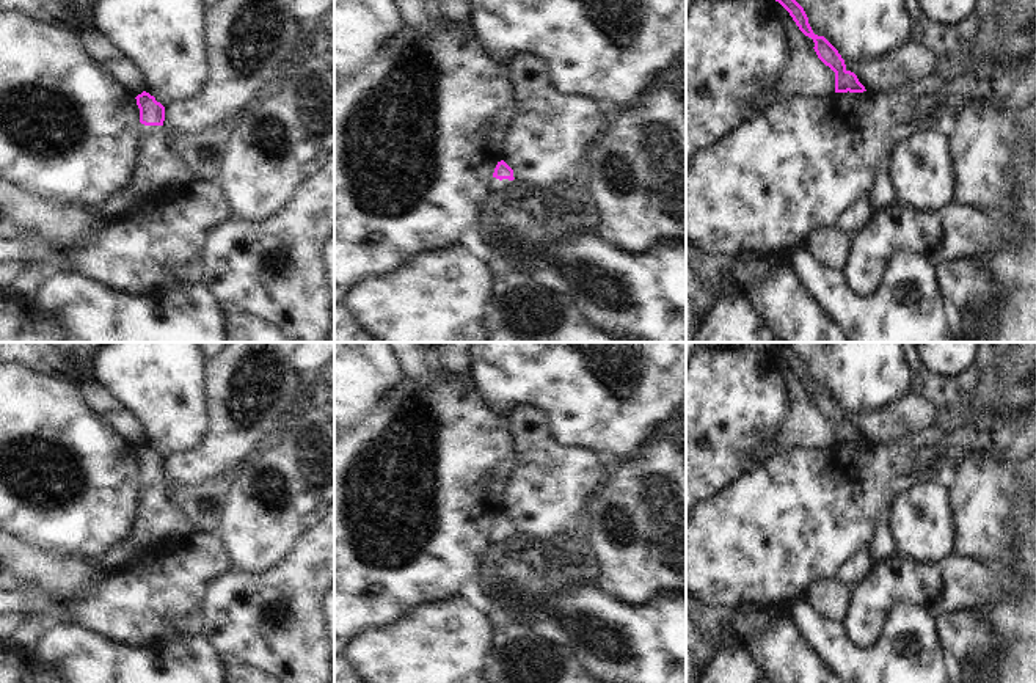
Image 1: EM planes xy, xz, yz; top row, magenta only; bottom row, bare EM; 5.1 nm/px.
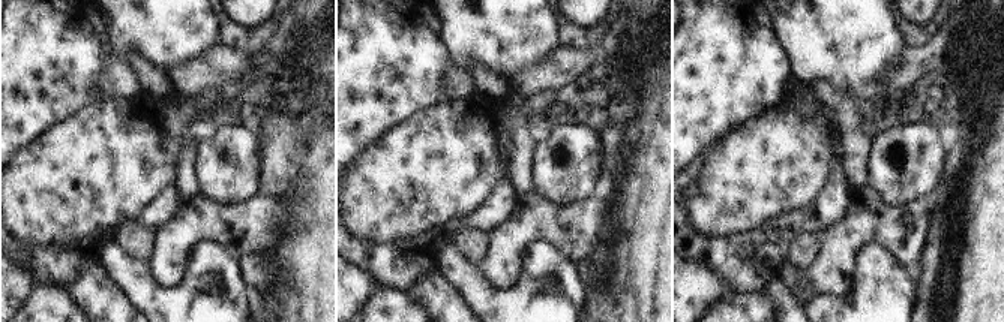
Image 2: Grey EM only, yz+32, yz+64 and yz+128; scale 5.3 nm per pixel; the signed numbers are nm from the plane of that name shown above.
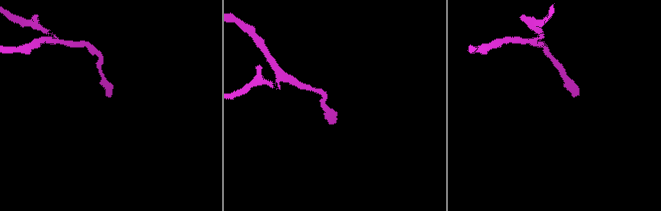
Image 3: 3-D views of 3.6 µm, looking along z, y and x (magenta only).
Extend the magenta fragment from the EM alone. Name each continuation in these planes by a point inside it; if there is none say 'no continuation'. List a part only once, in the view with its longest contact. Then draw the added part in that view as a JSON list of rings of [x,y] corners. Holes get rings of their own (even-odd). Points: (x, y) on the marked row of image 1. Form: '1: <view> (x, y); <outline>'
1: xy (157, 168); [[[141,124],[140,152],[130,184],[105,203],[86,210],[115,220],[122,217],[138,199],[148,199],[173,185],[195,181],[198,181],[195,173],[168,148],[163,126]]]

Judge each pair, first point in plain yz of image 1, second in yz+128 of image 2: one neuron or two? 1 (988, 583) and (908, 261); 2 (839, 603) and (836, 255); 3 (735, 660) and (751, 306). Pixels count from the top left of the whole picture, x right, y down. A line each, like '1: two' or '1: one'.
1: one
2: two
3: one

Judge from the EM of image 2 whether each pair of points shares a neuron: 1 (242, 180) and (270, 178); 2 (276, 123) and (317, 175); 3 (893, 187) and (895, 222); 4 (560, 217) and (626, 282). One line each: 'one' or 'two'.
1: two
2: two
3: two
4: two

